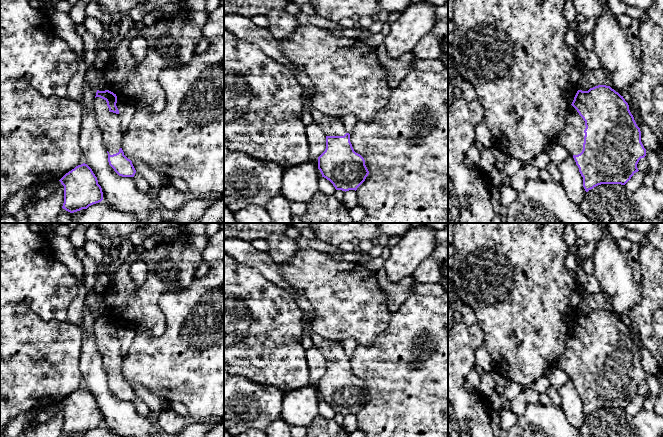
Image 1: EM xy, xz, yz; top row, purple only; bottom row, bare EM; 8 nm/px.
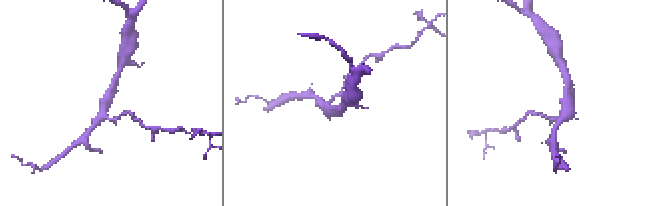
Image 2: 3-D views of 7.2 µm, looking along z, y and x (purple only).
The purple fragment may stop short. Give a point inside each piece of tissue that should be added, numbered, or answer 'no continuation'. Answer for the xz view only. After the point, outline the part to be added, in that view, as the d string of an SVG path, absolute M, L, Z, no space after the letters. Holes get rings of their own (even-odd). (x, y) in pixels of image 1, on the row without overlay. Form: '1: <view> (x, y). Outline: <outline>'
1: xz (243, 251). Outline: M224 238L224 253L234 257L236 261L243 266L252 267L258 270L266 279L275 285L286 289L297 301L301 303L302 311L307 314L309 321L309 336L327 360L344 360L347 356L343 350L341 342L327 340L314 334L311 331L311 322L316 314L312 304L295 291L279 272L278 263L276 263L267 252L262 252L253 247L251 242L238 238Z

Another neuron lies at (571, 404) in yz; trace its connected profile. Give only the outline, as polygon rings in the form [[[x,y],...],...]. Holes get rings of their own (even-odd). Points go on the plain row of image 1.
[[[570,378],[558,391],[561,397],[560,408],[566,415],[569,423],[579,429],[583,425],[586,415],[583,411],[583,401],[579,396],[573,379]]]

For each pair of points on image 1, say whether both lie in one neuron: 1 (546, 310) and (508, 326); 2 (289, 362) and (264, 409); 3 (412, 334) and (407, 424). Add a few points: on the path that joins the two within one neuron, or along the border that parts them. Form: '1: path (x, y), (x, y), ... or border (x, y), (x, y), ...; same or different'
1: path (537, 311), (528, 311), (517, 322); same
2: border (253, 382), (273, 385), (285, 392); different
3: path (410, 356), (405, 362), (407, 402); same

